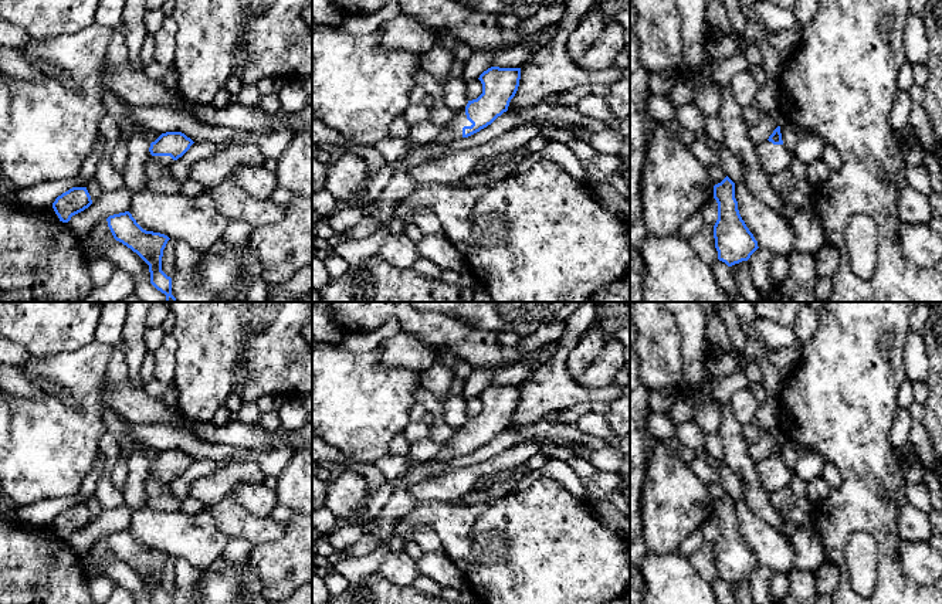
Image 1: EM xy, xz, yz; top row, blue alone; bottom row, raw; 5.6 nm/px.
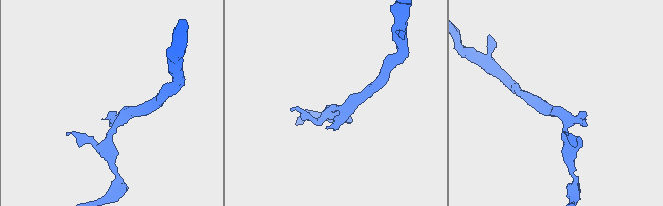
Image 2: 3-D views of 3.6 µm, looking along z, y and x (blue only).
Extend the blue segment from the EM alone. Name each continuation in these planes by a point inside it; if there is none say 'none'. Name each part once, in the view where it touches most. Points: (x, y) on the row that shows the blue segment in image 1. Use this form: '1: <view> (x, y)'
1: xz (453, 131)

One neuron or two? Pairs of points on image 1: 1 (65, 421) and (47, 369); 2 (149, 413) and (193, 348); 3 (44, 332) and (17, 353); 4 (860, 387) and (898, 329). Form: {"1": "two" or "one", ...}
{"1": "one", "2": "two", "3": "two", "4": "one"}

